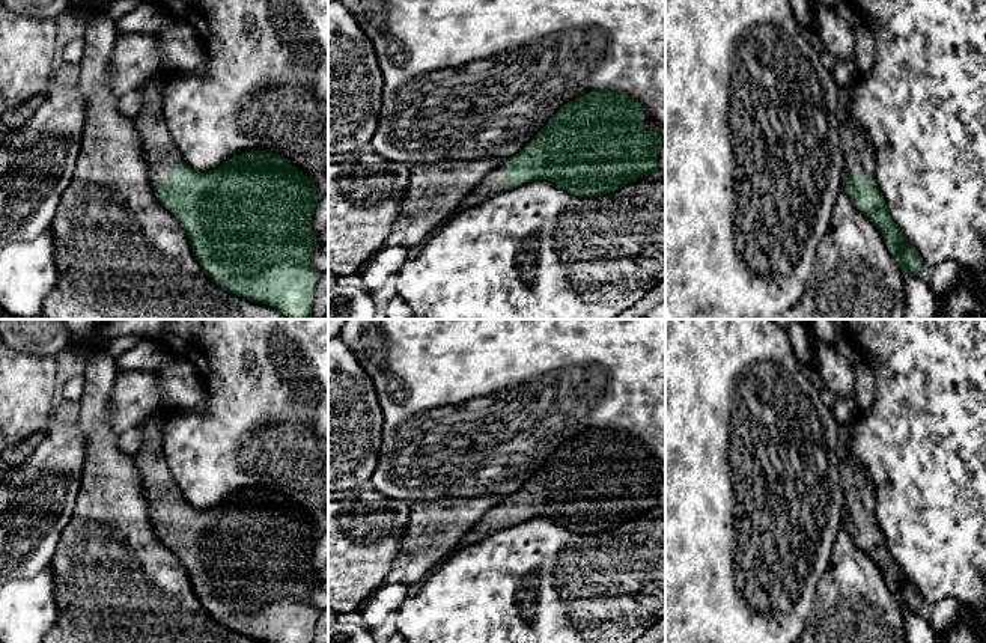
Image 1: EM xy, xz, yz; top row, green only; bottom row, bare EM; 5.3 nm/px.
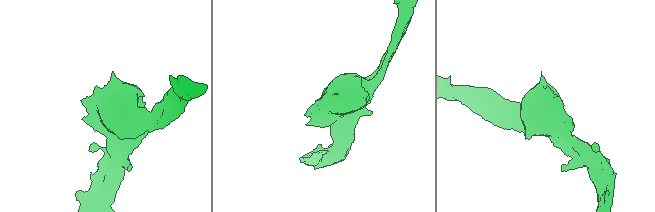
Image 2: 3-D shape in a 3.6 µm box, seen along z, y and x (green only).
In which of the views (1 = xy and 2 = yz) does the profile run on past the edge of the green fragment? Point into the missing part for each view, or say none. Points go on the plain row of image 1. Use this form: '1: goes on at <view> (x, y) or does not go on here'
1: goes on at xy (161, 490)
2: goes on at yz (860, 497)

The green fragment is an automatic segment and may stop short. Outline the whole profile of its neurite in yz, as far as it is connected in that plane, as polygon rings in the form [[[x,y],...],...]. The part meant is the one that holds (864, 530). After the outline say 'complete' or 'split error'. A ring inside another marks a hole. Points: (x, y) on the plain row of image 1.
[[[840,450],[840,474],[844,492],[843,524],[854,542],[876,562],[903,611],[917,613],[923,596],[893,559],[875,517],[875,486],[848,450]]]; split error

